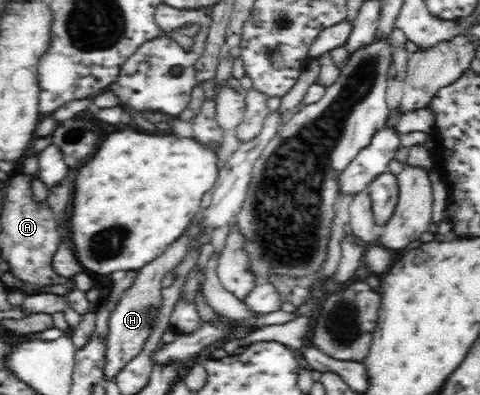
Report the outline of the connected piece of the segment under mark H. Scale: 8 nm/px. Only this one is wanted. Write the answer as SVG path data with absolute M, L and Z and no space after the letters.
M187 232L181 237L180 241L174 242L167 250L165 250L156 260L151 261L143 268L137 270L137 277L133 281L133 285L125 291L121 291L115 307L111 309L109 315L109 335L107 335L106 351L105 351L105 379L115 378L120 369L123 369L132 359L135 359L147 345L149 337L153 335L156 326L156 318L163 305L163 297L161 291L161 279L165 274L175 268L187 253L187 241L189 241Z

